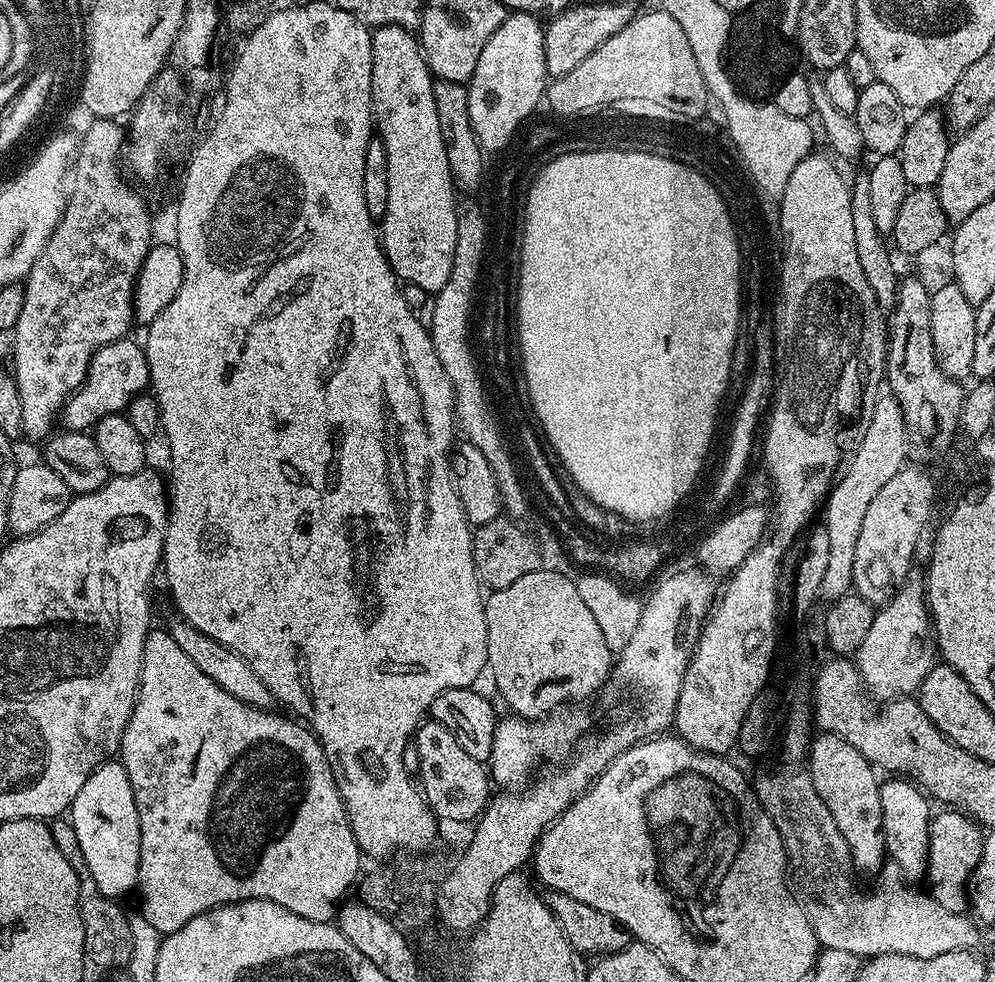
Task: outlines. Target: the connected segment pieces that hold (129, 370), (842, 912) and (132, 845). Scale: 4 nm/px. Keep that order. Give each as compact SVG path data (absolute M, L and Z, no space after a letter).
M132 338L115 340L99 348L92 355L88 367L88 377L83 384L68 397L62 409L63 427L70 432L91 429L102 418L123 413L128 404L149 387L148 363L143 347Z
M772 776L754 791L764 807L764 813L774 822L778 834L784 843L784 853L788 856L790 884L801 908L808 916L810 926L816 935L817 945L821 949L850 950L850 954L861 958L871 958L887 952L898 952L916 958L932 958L947 951L958 951L972 946L976 940L976 928L964 914L947 912L938 906L938 902L927 891L915 892L915 887L896 888L893 892L872 892L869 896L859 896L852 892L853 865L850 863L848 844L842 838L826 802L818 798L812 785L812 778L801 776Z
M105 762L86 778L86 786L78 790L70 809L74 834L78 834L78 846L82 846L82 858L94 874L94 882L103 896L121 898L138 885L140 865L140 823L138 806L134 802L134 790L124 765Z

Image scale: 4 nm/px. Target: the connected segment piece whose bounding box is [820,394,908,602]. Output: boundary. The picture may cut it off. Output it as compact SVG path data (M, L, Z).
M891 394L877 395L874 414L870 414L870 426L866 426L866 434L862 434L858 450L847 461L839 479L833 483L822 508L822 525L830 537L830 559L826 574L822 577L820 596L828 599L828 602L853 591L854 550L857 549L858 534L861 533L866 510L874 494L905 466L907 455L907 432L899 402Z

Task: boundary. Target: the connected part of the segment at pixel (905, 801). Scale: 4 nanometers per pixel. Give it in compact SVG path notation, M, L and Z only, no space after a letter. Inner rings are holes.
M888 778L880 785L882 798L882 834L884 851L896 863L896 868L905 876L905 881L923 881L928 871L928 843L933 809L928 809L929 797L911 779Z

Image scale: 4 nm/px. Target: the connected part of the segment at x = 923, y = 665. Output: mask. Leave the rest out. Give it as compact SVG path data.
M905 582L875 613L873 625L865 632L865 638L854 653L856 671L869 693L877 692L883 698L908 698L919 689L937 660L938 649L935 635L930 631L925 585Z

